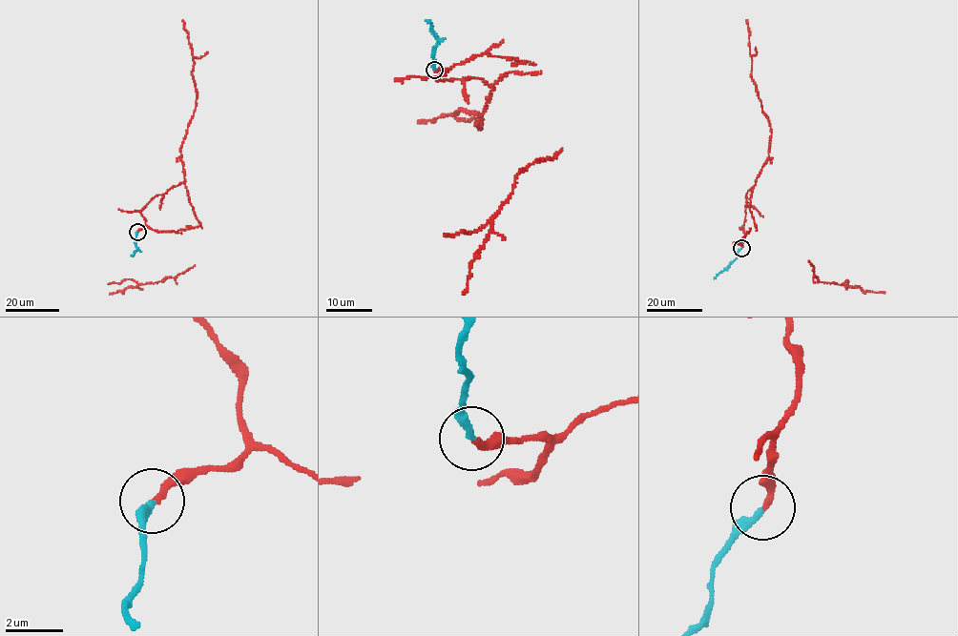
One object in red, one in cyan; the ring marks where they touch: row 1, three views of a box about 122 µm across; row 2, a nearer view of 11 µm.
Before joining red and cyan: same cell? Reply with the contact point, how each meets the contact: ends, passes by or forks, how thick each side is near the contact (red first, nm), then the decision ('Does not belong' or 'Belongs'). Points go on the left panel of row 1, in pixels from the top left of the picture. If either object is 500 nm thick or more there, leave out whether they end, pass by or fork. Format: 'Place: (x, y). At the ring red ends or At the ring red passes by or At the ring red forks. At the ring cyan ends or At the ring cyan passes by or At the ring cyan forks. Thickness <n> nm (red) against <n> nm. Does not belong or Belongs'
Place: (137, 232). At the ring red ends. At the ring cyan ends. Thickness 240 nm (red) against 280 nm. Belongs

